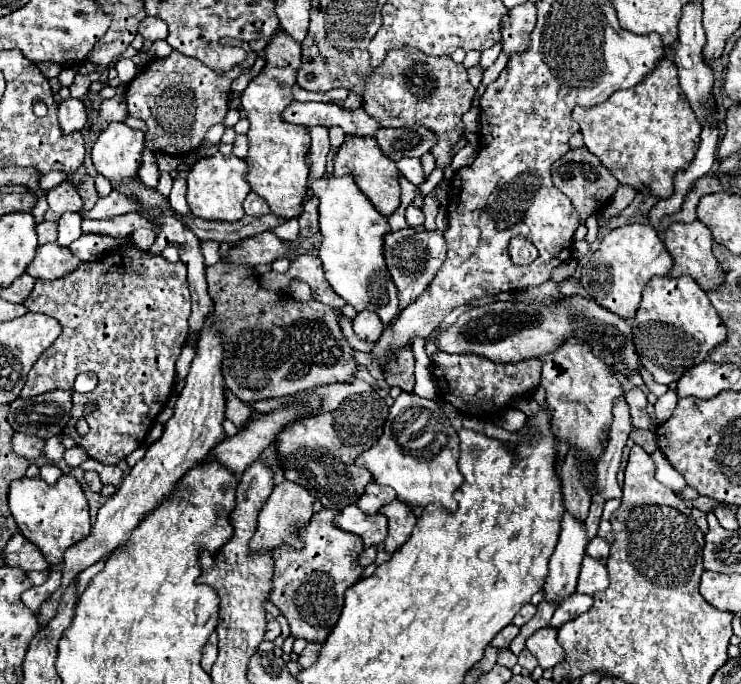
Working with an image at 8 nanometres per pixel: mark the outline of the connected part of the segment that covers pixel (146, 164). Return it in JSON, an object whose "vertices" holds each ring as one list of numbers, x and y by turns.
{"vertices":[[144,150,142,166,140,166,138,178,142,180,144,186,148,186,148,188,156,188,156,184,158,184,158,176,160,176,160,170,158,170,158,164,156,164,156,156,154,156,154,152]]}

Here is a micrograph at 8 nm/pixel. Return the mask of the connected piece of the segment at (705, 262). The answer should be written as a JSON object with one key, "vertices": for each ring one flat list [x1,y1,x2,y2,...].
{"vertices":[[674,222,668,226,668,230,662,234,662,240,670,252,670,256,674,258,674,266,670,270,670,278,680,278,680,276,690,276,698,282,698,286,702,286,706,292,716,290,722,282,724,282,724,270,722,266,716,262,714,254,712,254,712,234,710,230,700,222,692,222,692,224,682,224,682,222]]}

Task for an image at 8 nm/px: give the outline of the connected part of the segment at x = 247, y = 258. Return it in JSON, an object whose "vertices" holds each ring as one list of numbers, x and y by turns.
{"vertices":[[262,232,262,234,244,238,236,244,232,244,230,252,224,260,234,262,234,264,258,266,258,264,272,264,276,258,282,258,288,252,292,252,292,244,282,242,272,232]]}

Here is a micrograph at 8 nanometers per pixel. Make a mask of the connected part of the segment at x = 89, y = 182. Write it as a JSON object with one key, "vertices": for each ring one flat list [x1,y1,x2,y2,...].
{"vertices":[[84,176,82,178,82,184,78,186,78,194,82,196,82,200,84,200,84,206,82,206,82,214,84,212,88,212,94,204,96,204,96,200,98,200,98,194,96,194,96,188,94,188,94,178,92,176]]}

